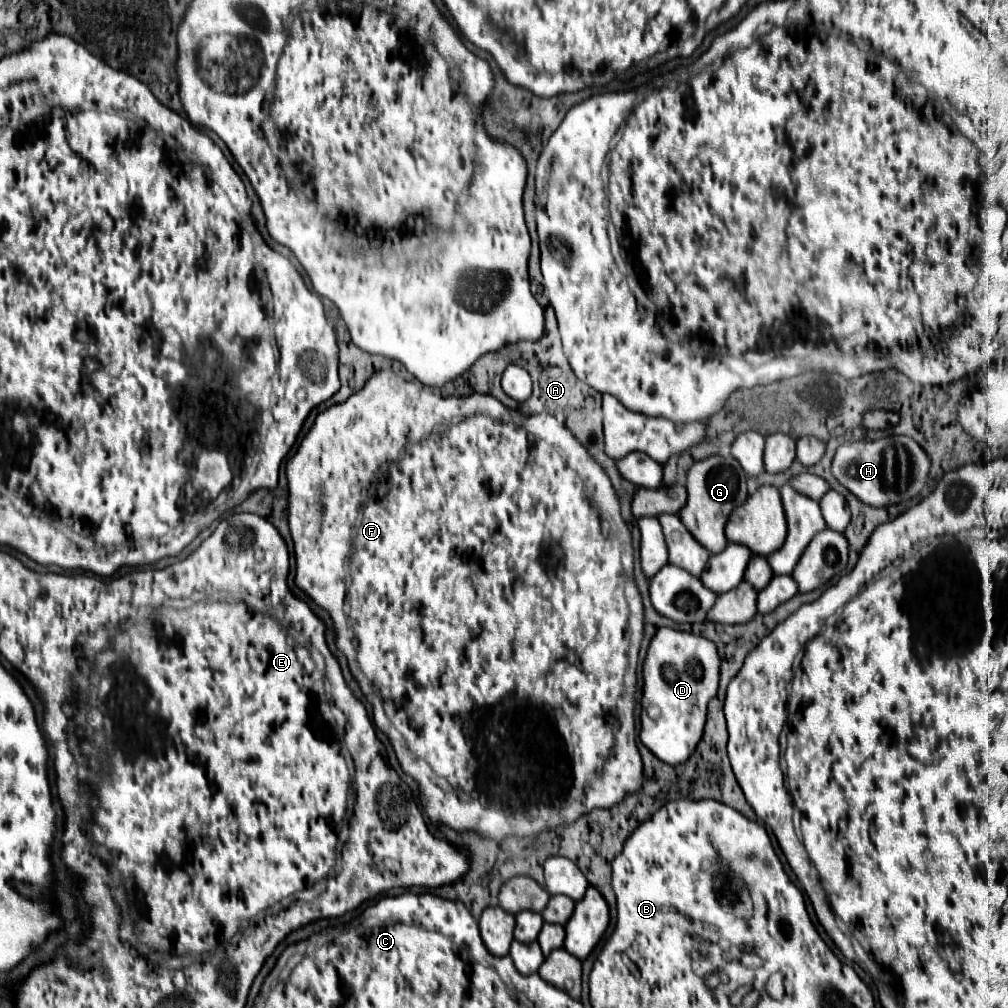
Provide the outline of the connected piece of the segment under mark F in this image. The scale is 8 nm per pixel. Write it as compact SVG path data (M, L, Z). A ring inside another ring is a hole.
M376 370L362 390L316 416L316 422L302 440L298 452L286 464L288 526L296 550L294 582L330 614L336 630L336 646L346 656L352 676L362 690L364 672L370 682L368 698L372 700L378 696L382 702L378 704L380 710L374 714L374 722L388 736L403 772L418 783L422 806L432 824L448 826L456 832L476 832L484 838L494 838L496 842L502 842L506 836L536 838L540 832L548 830L550 824L568 826L574 818L588 814L592 808L612 808L628 794L638 792L644 782L644 766L634 730L634 696L640 642L644 636L644 606L634 580L632 534L620 516L620 500L616 490L612 490L606 470L590 458L586 446L582 446L572 434L562 442L562 450L552 444L554 440L546 440L546 418L551 415L522 416L504 406L498 398L484 394L448 398L454 400L444 400L426 386L408 382L392 370ZM474 412L492 418L464 418ZM326 520L330 520L328 536ZM464 738L468 738L470 744L464 744ZM508 758L520 758L520 782L518 770Z

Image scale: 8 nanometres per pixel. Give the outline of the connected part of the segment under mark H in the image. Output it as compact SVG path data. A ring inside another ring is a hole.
M886 436L874 442L846 442L836 450L832 474L852 494L862 498L862 502L870 506L890 506L914 498L926 486L930 474L930 456L910 436Z

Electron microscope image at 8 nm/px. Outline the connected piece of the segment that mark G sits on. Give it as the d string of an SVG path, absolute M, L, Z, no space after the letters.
M710 456L706 460L696 462L688 470L688 480L686 480L686 490L688 490L688 502L680 510L680 518L688 532L702 544L706 546L712 554L718 554L728 546L724 528L728 522L730 512L746 502L748 490L746 490L746 472L742 470L740 462L732 456L722 458L722 456Z

